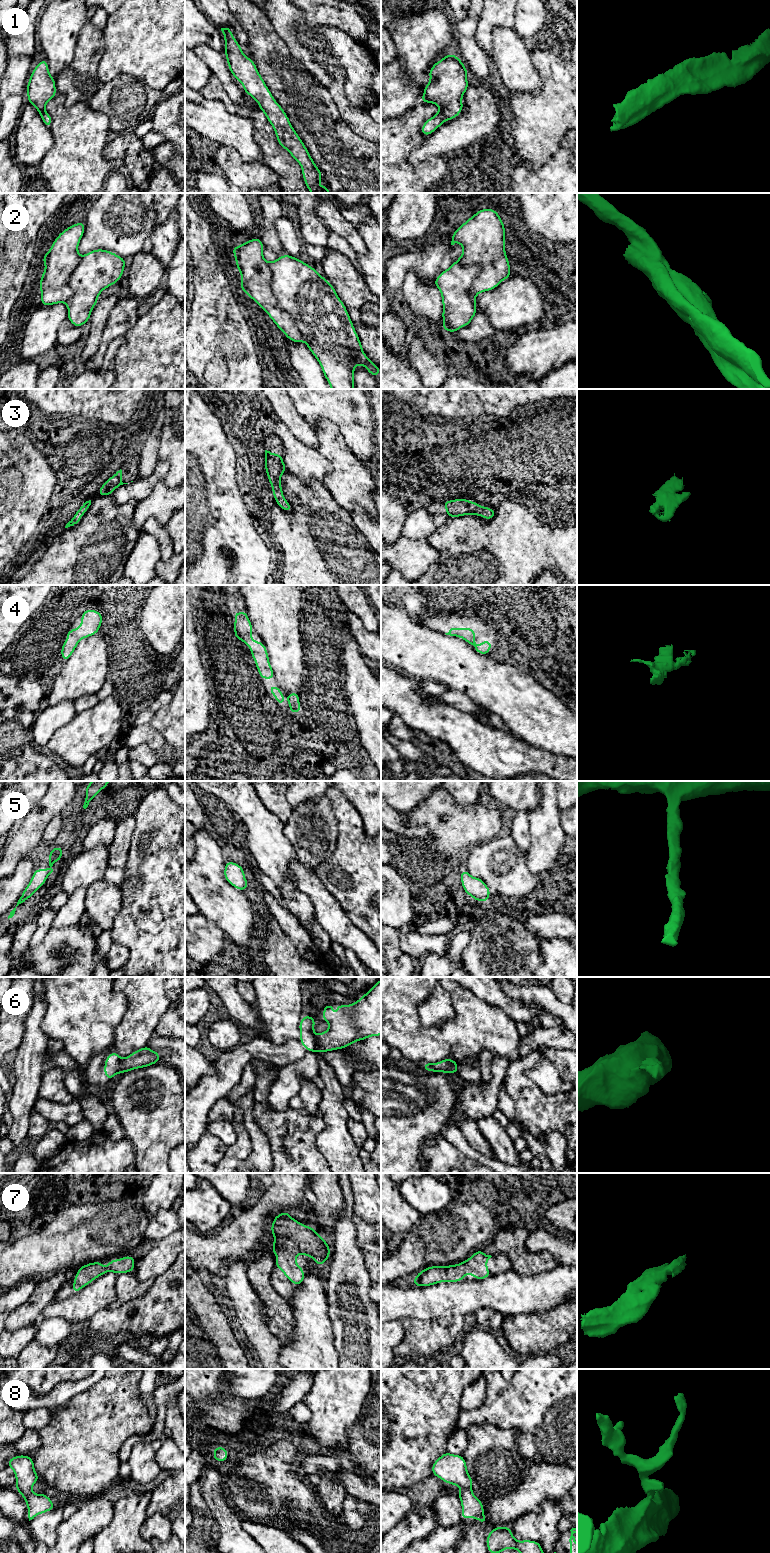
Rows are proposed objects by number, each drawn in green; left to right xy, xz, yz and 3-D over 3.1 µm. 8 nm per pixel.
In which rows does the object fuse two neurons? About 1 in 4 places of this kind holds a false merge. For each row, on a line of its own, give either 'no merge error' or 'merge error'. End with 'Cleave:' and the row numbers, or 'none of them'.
1: no merge error
2: merge error
3: no merge error
4: no merge error
5: no merge error
6: no merge error
7: no merge error
8: no merge error
Cleave: 2

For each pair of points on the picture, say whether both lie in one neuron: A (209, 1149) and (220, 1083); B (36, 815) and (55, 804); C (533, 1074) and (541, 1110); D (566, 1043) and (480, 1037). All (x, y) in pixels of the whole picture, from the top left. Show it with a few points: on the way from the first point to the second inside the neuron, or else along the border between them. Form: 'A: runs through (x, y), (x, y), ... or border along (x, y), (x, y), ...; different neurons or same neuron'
A: border along (206, 1128), (195, 1144); different neurons
B: runs through (41, 814), (50, 806); same neuron
C: border along (525, 1071), (544, 1092), (556, 1093); different neurons
D: border along (523, 1036), (519, 1054), (514, 1058), (507, 1058); different neurons

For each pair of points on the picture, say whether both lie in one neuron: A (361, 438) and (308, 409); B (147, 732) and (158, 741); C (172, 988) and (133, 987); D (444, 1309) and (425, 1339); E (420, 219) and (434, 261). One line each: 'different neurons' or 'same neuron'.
A: same neuron
B: same neuron
C: different neurons
D: different neurons
E: different neurons

